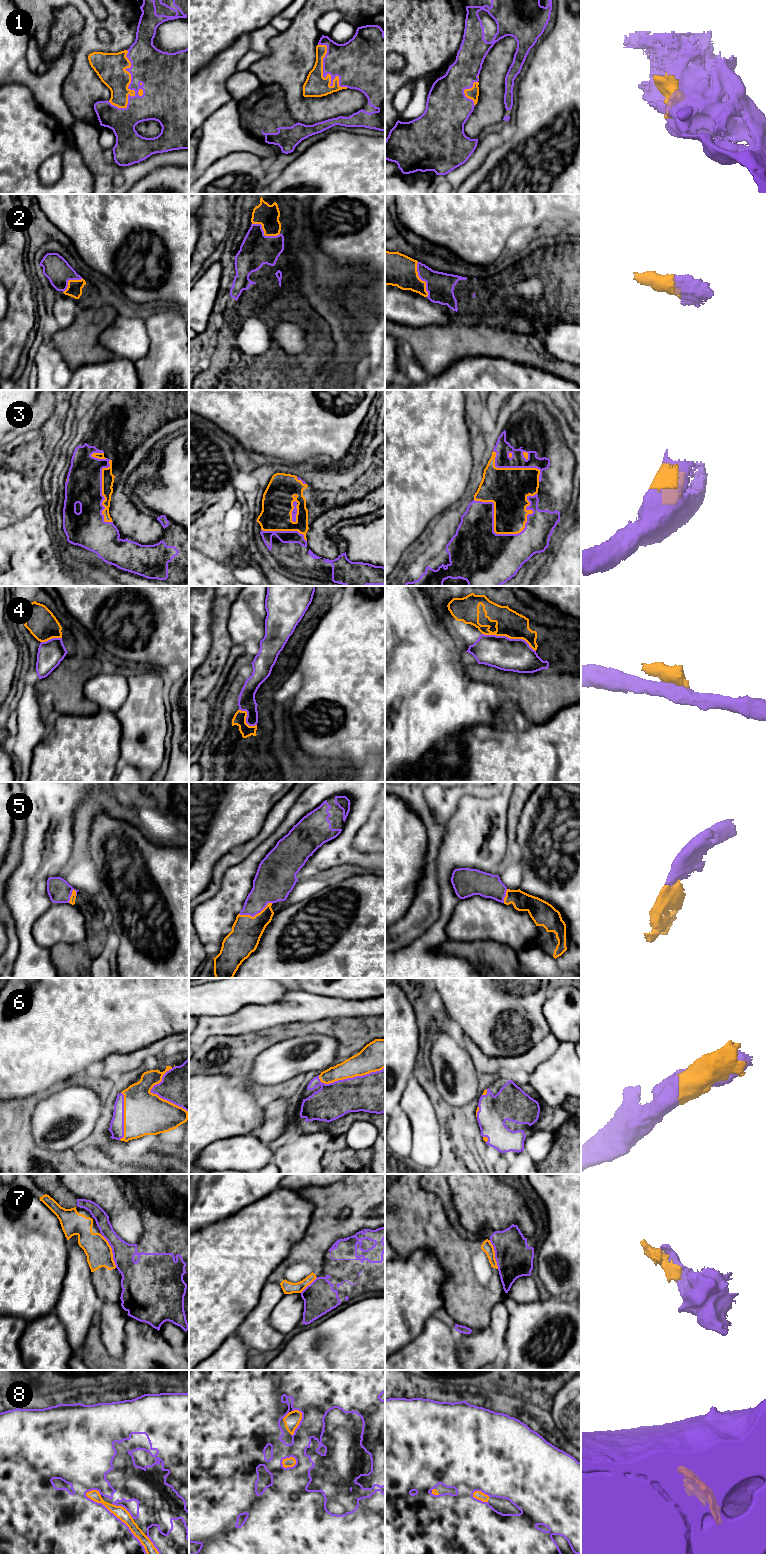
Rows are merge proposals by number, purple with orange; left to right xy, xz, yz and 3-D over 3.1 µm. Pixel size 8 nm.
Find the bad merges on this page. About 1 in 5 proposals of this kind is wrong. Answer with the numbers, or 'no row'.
4, 7

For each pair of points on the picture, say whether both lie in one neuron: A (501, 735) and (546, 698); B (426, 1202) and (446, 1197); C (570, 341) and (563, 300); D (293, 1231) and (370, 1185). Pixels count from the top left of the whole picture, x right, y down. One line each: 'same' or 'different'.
A: different
B: different
C: different
D: different

